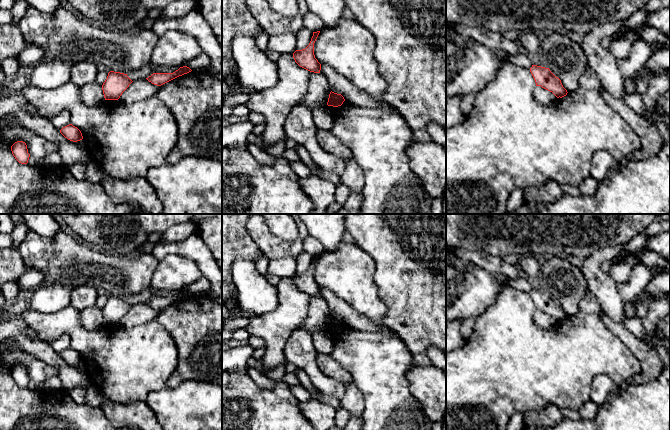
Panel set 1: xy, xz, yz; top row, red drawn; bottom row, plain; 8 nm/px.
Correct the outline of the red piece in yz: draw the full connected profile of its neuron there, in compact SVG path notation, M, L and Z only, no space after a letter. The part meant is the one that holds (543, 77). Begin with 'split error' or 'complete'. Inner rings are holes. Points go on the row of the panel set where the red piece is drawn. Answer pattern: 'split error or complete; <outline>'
complete; M532 65L530 72L535 80L536 86L552 92L557 98L567 95L567 90L563 87L561 80L556 77L549 68Z

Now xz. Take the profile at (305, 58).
complete; M320 31L313 32L309 45L305 49L296 50L293 53L293 58L300 67L314 73L320 73L321 70L321 64L314 55L314 43L319 33Z

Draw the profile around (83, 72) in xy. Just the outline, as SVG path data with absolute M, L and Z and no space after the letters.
M80 61L73 65L70 81L81 87L85 84L94 82L98 72L97 65L89 61Z

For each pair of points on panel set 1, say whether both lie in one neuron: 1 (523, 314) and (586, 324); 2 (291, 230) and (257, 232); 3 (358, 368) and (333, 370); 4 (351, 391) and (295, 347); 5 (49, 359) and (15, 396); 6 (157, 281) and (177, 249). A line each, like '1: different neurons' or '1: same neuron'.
1: same neuron
2: different neurons
3: different neurons
4: different neurons
5: different neurons
6: different neurons

